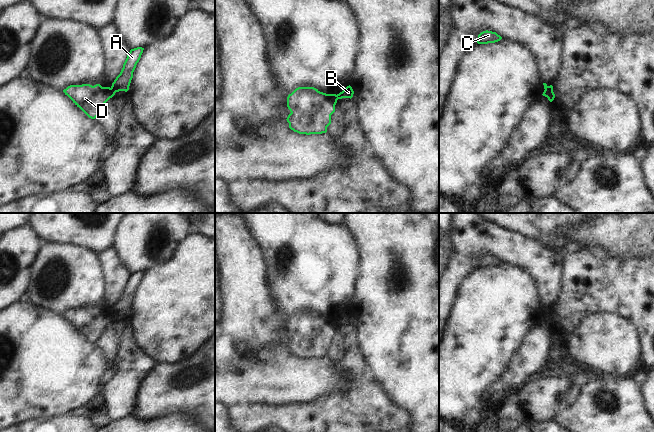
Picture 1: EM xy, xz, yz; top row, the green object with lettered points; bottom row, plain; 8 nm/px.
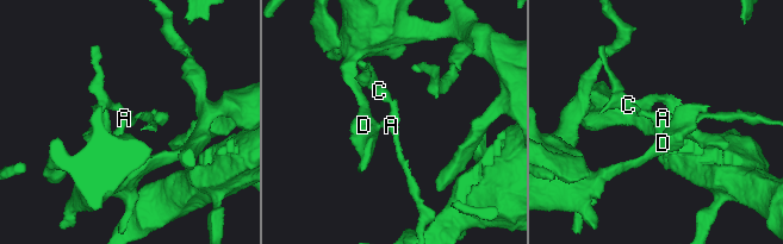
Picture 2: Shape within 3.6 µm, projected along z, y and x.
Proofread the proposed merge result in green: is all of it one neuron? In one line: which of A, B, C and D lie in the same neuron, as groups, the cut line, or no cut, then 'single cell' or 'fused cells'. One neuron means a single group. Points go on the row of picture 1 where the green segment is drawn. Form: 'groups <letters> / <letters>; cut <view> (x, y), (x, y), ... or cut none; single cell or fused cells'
groups A B C / D; cut xy (111, 87), (115, 92); fused cells

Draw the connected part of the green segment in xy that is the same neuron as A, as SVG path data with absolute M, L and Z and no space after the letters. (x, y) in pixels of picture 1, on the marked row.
M137 47L130 50L123 64L123 68L120 74L116 77L116 79L112 83L111 88L115 92L119 91L127 92L129 90L129 86L133 78L133 72L136 68L137 63L141 58L143 50L144 48L142 47Z

